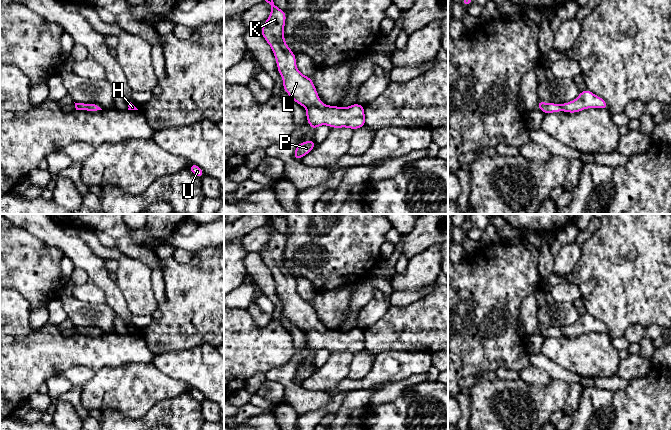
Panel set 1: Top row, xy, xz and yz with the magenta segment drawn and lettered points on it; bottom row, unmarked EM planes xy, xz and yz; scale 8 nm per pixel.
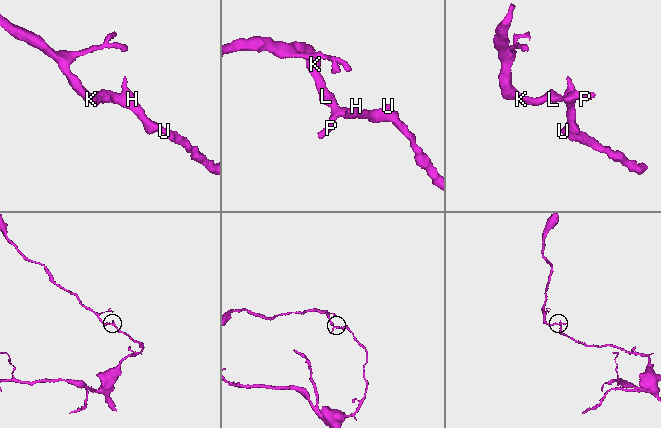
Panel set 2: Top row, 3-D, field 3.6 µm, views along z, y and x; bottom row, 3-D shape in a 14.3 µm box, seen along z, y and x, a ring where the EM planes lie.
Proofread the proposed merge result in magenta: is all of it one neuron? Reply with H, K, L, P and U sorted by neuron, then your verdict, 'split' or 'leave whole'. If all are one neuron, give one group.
H K L P U; leave whole

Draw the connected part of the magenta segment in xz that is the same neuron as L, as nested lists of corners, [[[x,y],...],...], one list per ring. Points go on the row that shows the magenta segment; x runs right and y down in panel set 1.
[[[265,0],[271,5],[271,13],[260,29],[263,38],[271,46],[272,52],[276,58],[277,69],[283,78],[283,90],[293,99],[294,102],[306,108],[306,119],[312,130],[316,130],[320,125],[328,125],[333,128],[351,128],[356,130],[366,126],[364,105],[352,104],[346,108],[339,106],[325,105],[321,102],[312,78],[303,75],[296,66],[296,55],[292,52],[289,46],[285,43],[283,34],[286,12],[278,8],[273,0]]]

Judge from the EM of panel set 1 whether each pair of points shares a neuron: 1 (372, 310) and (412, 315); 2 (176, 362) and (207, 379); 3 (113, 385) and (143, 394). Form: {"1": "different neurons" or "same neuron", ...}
{"1": "different neurons", "2": "same neuron", "3": "same neuron"}

